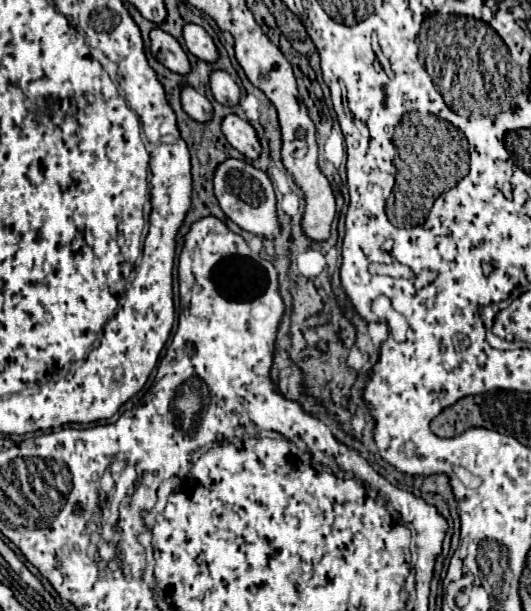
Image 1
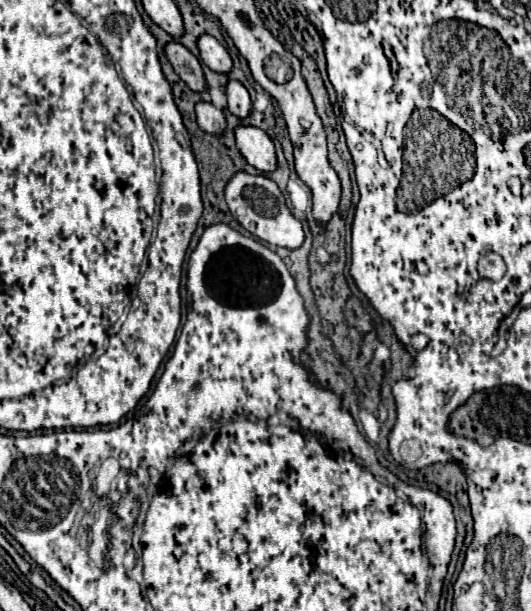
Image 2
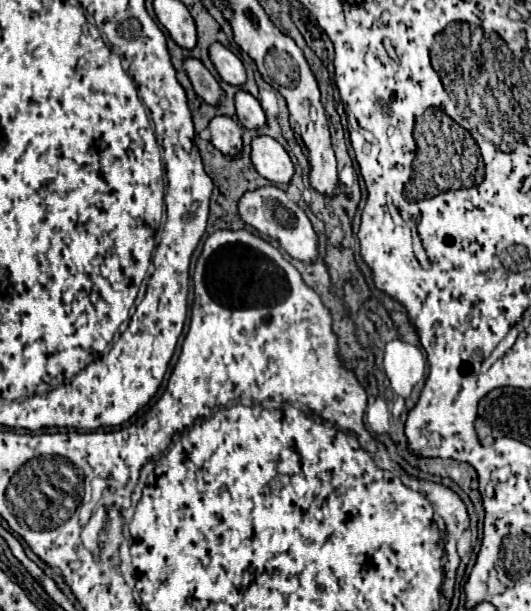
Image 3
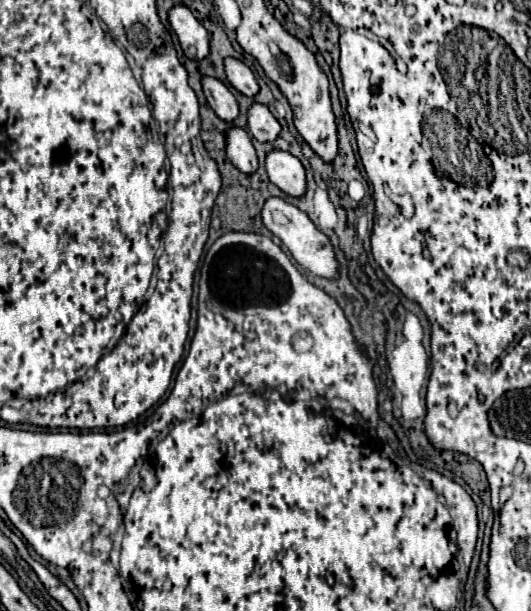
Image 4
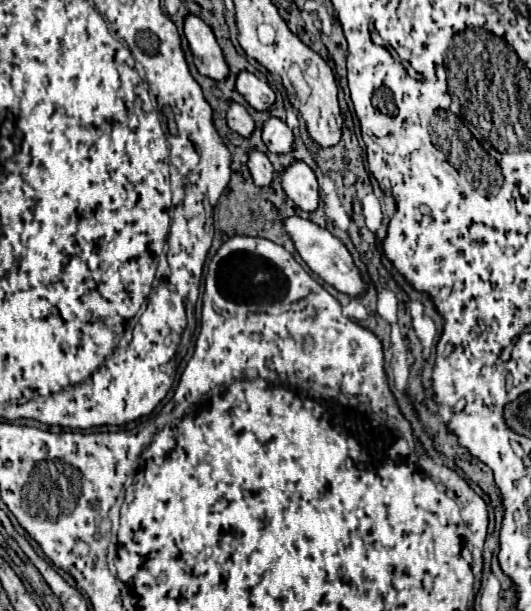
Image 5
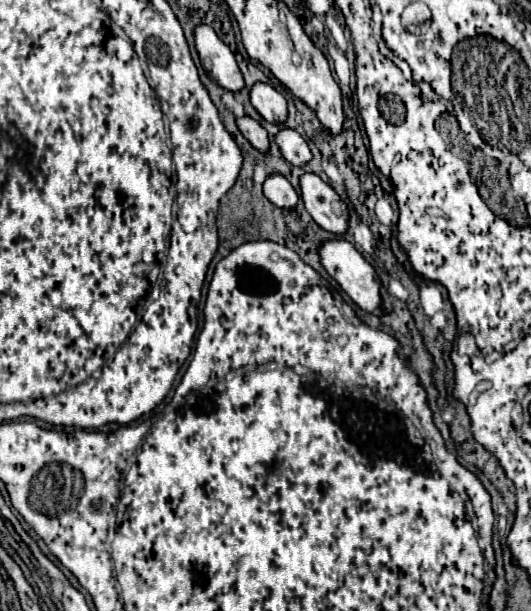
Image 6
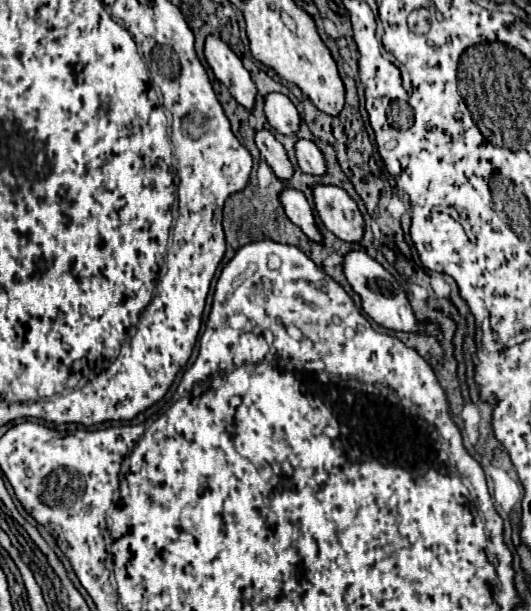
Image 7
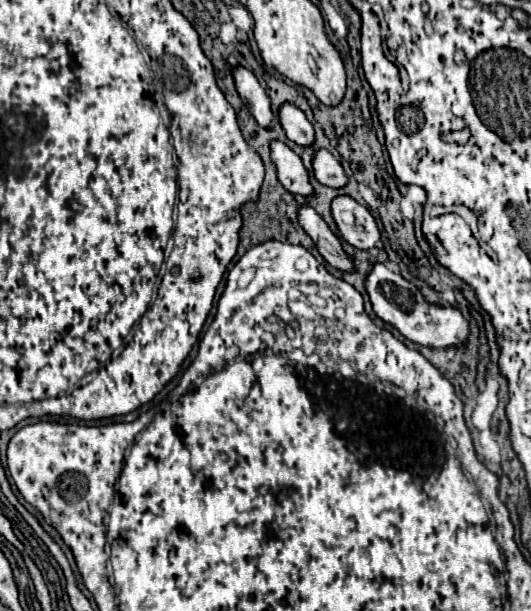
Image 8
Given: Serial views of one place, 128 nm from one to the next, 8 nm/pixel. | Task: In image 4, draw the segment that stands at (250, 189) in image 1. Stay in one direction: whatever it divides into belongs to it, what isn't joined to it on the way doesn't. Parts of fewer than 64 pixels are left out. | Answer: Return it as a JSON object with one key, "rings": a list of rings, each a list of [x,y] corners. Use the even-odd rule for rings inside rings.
{"rings":[[[270,198],[266,200],[264,208],[262,208],[262,220],[264,220],[264,226],[274,234],[278,236],[284,246],[290,250],[292,258],[304,266],[306,270],[310,270],[312,274],[316,276],[322,276],[322,278],[328,278],[328,280],[336,280],[340,278],[340,264],[336,260],[336,252],[328,240],[326,234],[322,234],[314,224],[312,220],[308,218],[308,214],[304,214],[302,210],[298,210],[296,206],[288,204],[286,200],[282,198]]]}

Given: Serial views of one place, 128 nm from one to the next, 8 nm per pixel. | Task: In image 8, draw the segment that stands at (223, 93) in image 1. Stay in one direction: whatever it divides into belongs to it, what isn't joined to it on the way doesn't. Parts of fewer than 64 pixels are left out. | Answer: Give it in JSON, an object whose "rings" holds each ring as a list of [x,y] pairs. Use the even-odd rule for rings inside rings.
{"rings":[[[318,150],[312,160],[312,166],[314,166],[316,180],[324,186],[344,188],[348,184],[348,176],[346,176],[342,164],[328,150]]]}

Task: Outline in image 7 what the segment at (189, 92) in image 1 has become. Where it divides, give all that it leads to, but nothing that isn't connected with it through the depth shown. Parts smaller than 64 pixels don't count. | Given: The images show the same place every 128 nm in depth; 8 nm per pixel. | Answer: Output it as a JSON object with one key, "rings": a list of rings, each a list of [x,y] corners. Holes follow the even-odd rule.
{"rings":[[[284,190],[280,194],[280,200],[282,200],[282,206],[286,210],[286,216],[312,240],[312,242],[318,242],[322,244],[322,232],[316,224],[316,218],[314,218],[314,210],[310,206],[310,202],[306,200],[306,196],[298,190]]]}

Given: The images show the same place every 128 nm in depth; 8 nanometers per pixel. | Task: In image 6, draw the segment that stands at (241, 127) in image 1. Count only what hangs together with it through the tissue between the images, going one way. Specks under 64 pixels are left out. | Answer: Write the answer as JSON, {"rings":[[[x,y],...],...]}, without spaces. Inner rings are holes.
{"rings":[[[304,174],[300,178],[300,196],[318,226],[336,236],[348,232],[348,204],[328,182],[316,174]]]}

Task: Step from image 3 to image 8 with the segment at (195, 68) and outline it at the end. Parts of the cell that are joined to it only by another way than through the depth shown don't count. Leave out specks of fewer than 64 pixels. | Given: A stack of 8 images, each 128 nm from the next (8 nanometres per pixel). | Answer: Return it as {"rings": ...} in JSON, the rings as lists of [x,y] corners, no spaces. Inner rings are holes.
{"rings":[[[272,142],[272,162],[276,164],[278,170],[278,180],[282,182],[282,186],[292,192],[292,194],[300,194],[304,198],[314,196],[314,188],[310,184],[310,176],[308,170],[304,168],[300,156],[296,152],[292,152],[286,144],[282,142]]]}

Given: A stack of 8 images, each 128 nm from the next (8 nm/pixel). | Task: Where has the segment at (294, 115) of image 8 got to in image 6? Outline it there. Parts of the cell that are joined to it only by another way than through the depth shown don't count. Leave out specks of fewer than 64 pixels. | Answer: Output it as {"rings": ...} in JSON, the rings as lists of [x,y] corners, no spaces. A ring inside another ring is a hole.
{"rings":[[[254,84],[254,88],[250,90],[250,102],[270,124],[284,124],[288,118],[286,98],[268,84]]]}

